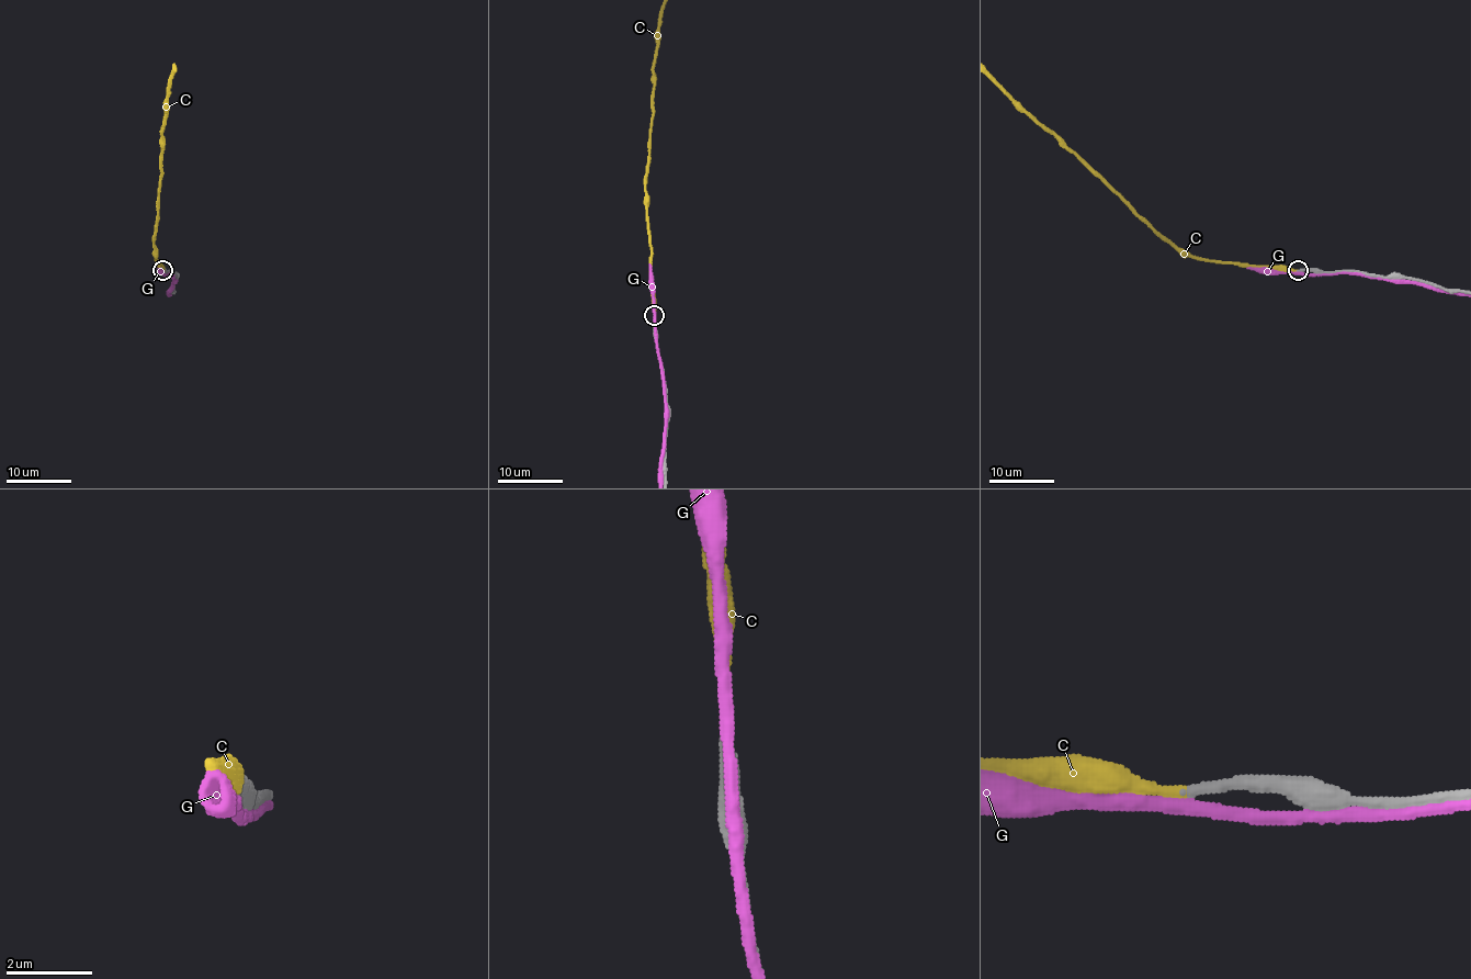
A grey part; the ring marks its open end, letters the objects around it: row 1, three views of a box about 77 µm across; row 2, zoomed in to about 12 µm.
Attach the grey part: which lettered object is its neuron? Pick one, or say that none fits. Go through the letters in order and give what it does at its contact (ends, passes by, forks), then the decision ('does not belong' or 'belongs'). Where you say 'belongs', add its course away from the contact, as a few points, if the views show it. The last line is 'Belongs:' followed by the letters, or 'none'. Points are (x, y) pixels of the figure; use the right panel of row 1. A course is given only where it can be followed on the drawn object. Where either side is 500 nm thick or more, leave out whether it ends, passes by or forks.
C: it ends; belongs
G: it passes by; does not belong
Belongs: C

